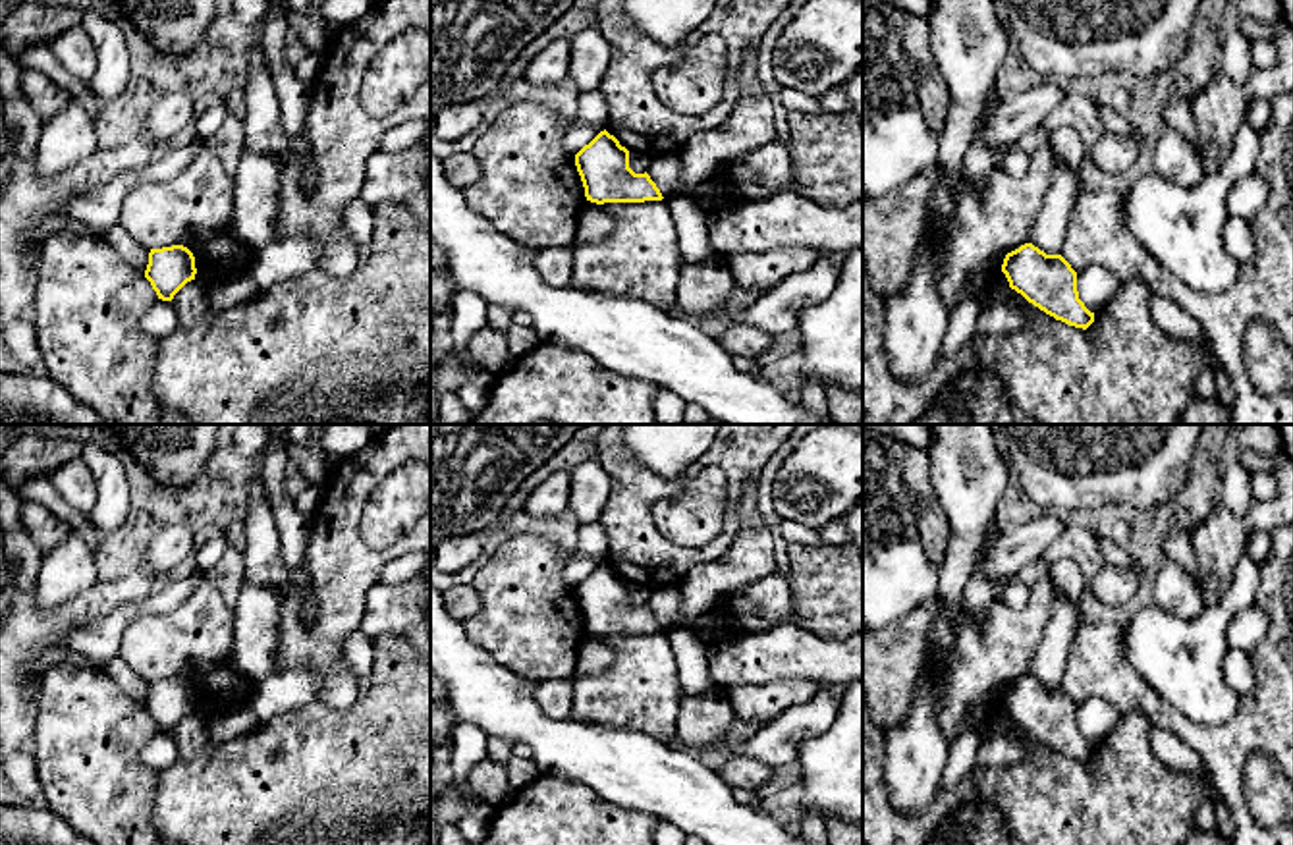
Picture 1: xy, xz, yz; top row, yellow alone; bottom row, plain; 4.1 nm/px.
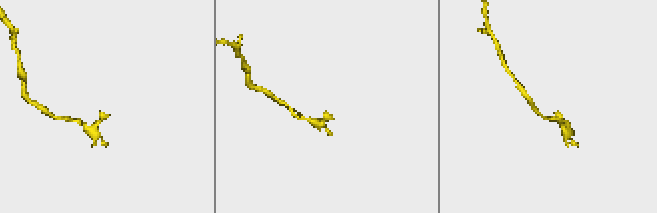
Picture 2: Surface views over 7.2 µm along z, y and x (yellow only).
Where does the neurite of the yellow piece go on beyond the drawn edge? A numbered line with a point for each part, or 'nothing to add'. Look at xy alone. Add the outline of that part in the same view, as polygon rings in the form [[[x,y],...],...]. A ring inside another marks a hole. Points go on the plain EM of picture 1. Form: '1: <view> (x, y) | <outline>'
nothing to add

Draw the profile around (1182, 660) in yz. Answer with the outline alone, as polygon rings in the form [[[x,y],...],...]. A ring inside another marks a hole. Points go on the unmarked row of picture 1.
[[[1249,552],[1239,559],[1235,579],[1225,598],[1204,608],[1195,619],[1181,619],[1164,612],[1156,604],[1142,608],[1121,627],[1121,642],[1135,671],[1177,712],[1200,725],[1220,725],[1229,722],[1239,708],[1241,696],[1229,689],[1224,677],[1227,646],[1227,627],[1245,608],[1254,604],[1260,567]]]

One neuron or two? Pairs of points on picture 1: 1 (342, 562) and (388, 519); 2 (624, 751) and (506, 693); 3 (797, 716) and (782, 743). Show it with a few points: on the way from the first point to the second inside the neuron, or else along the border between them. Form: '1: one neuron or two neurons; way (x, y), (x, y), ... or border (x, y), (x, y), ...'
1: two neurons; border (367, 496), (365, 543), (386, 548), (408, 535)
2: one neuron; way (595, 751), (560, 747), (533, 722)
3: one neuron; way (797, 722), (782, 737)

